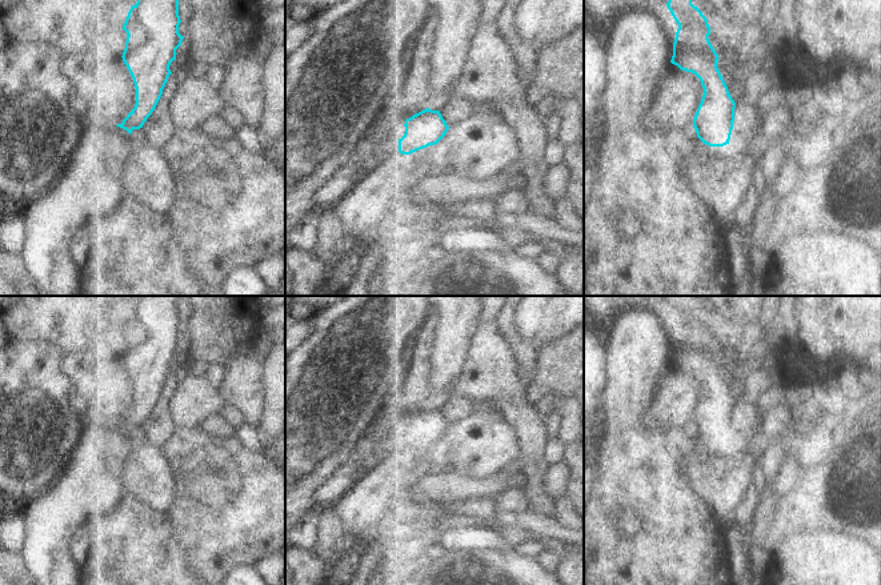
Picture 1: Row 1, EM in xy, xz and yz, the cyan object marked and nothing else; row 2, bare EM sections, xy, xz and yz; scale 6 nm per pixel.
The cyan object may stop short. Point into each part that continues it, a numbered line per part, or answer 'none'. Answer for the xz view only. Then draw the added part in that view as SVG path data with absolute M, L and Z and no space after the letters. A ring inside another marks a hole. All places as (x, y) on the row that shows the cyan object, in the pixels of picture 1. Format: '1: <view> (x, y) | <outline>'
1: xz (392, 128) | M383 113L379 119L379 132L375 140L375 151L391 157L397 157L401 153L399 152L399 140L405 133L405 116Z

